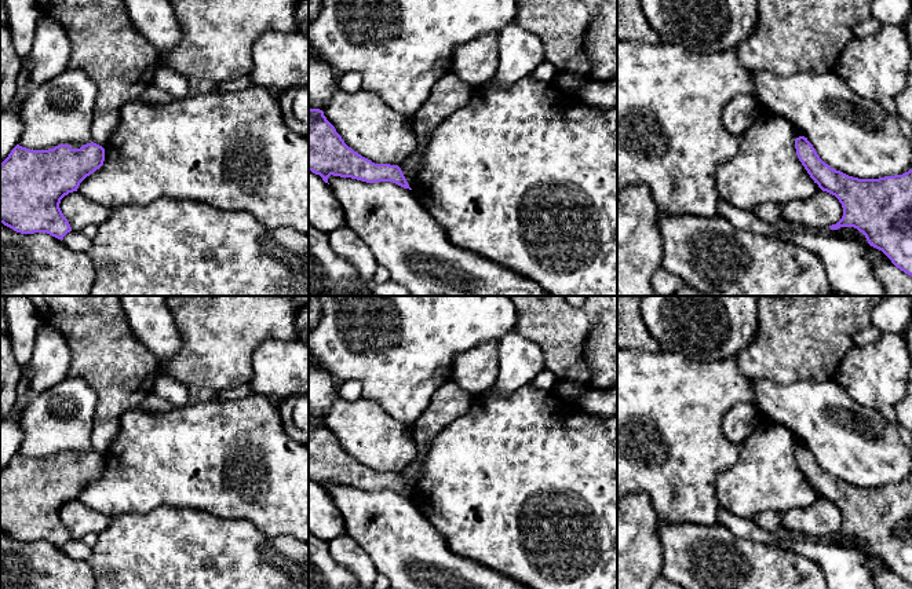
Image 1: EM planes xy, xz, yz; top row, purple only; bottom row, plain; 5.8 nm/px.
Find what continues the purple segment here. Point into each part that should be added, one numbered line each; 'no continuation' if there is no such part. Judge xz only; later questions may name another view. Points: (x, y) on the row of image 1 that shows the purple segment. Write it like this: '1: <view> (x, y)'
no continuation

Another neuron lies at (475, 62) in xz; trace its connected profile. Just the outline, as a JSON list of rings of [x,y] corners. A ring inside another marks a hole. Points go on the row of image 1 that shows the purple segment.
[[[490,32],[455,50],[452,73],[477,88],[495,78],[499,63],[499,33]]]

